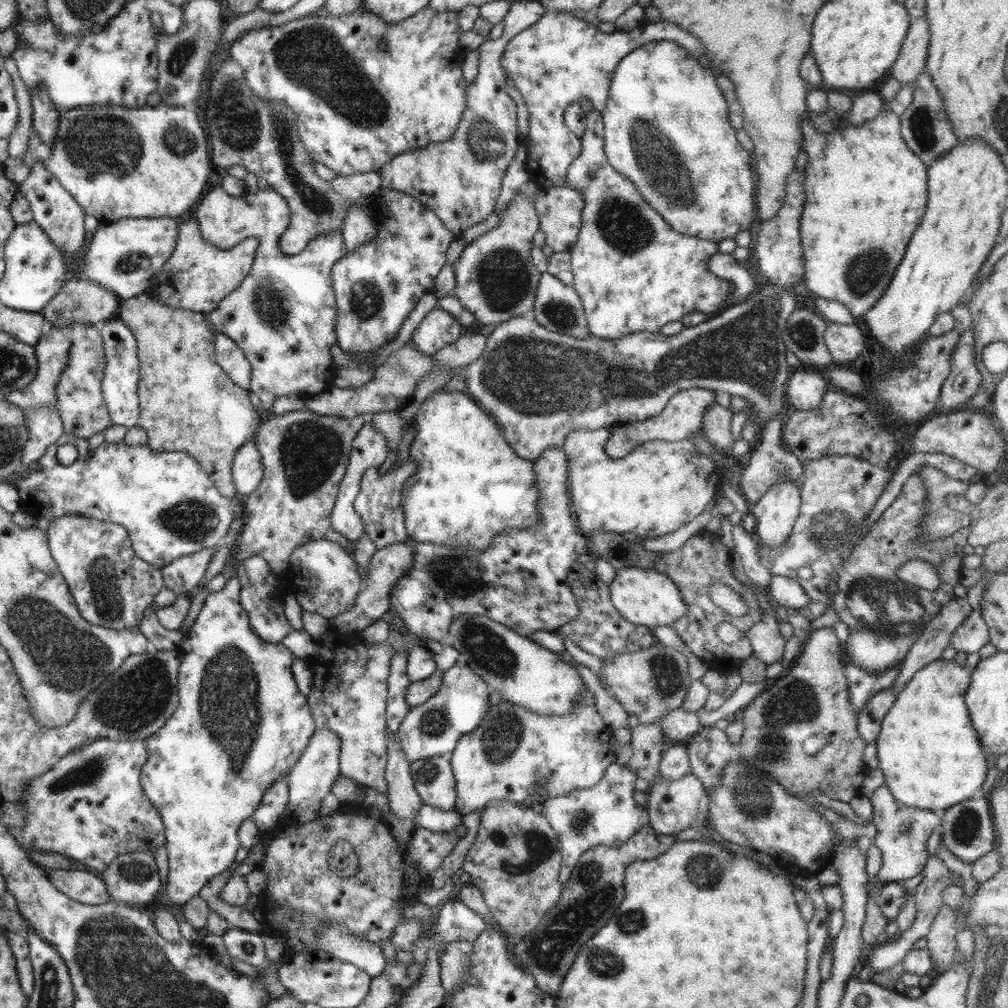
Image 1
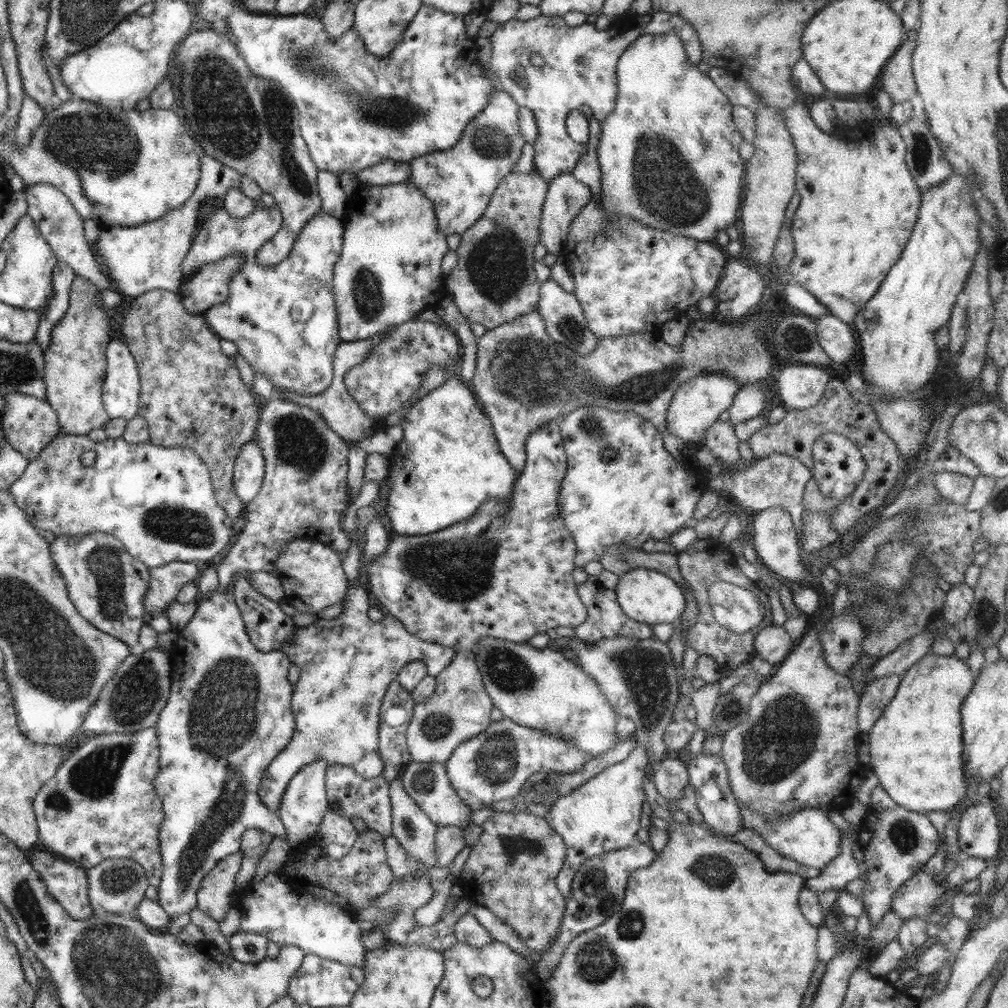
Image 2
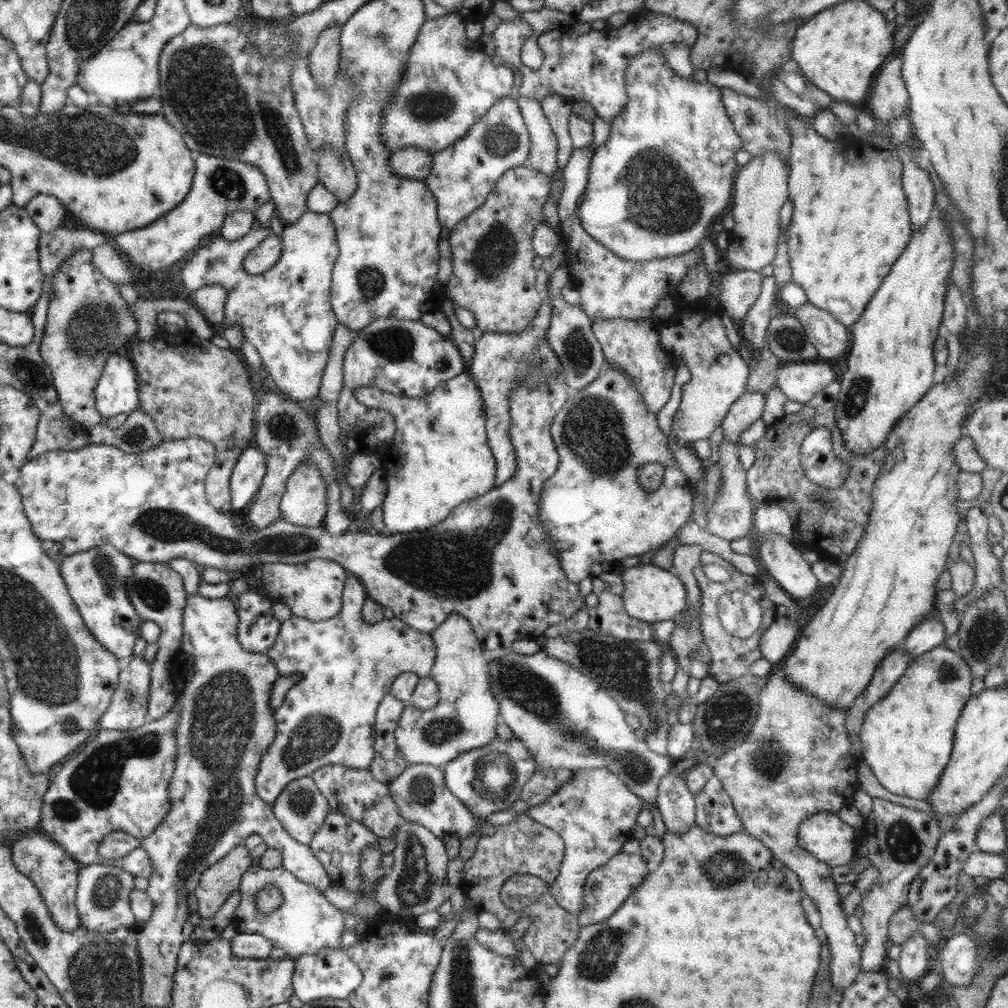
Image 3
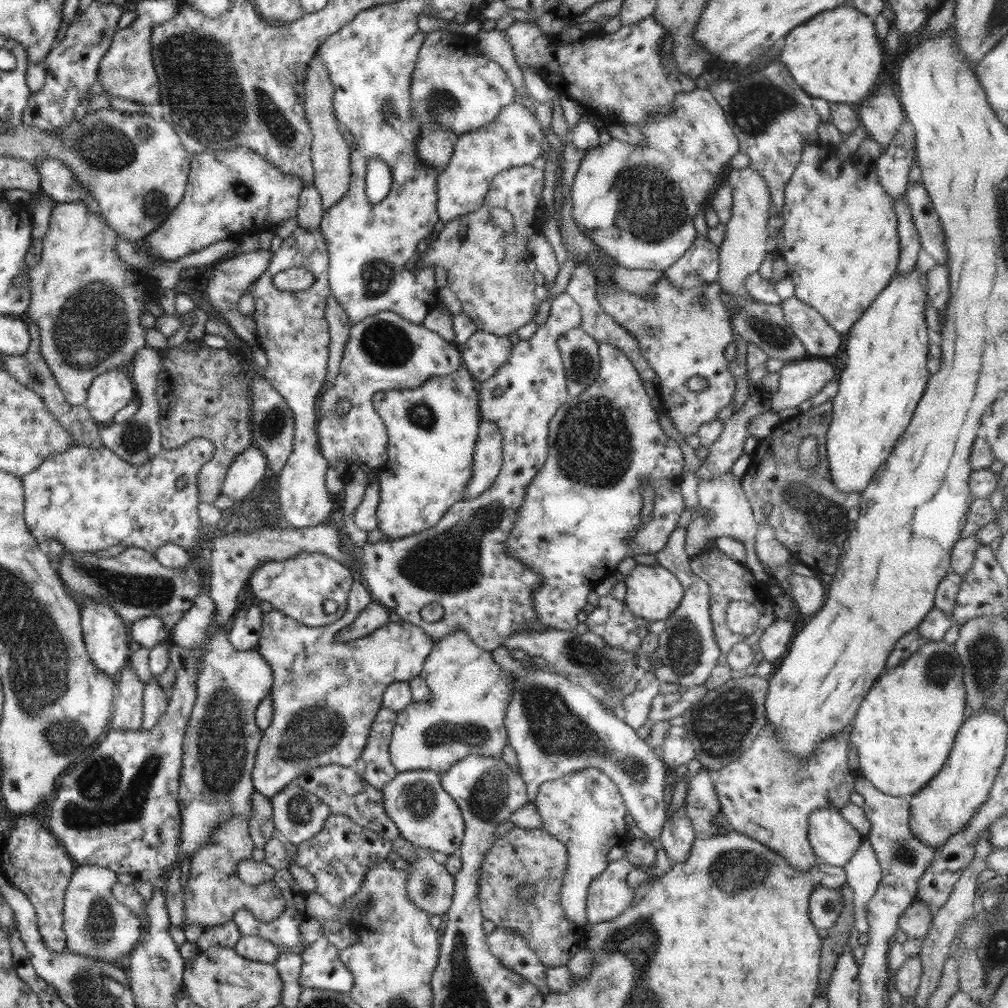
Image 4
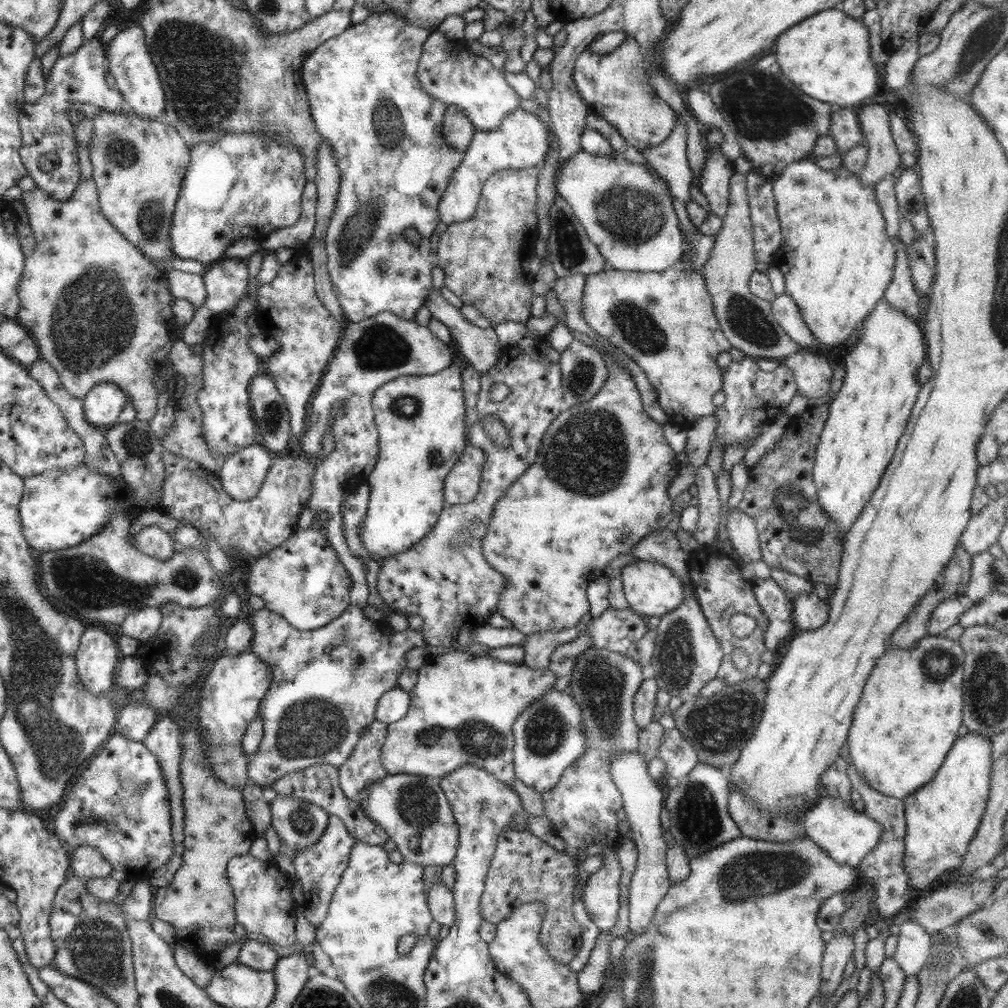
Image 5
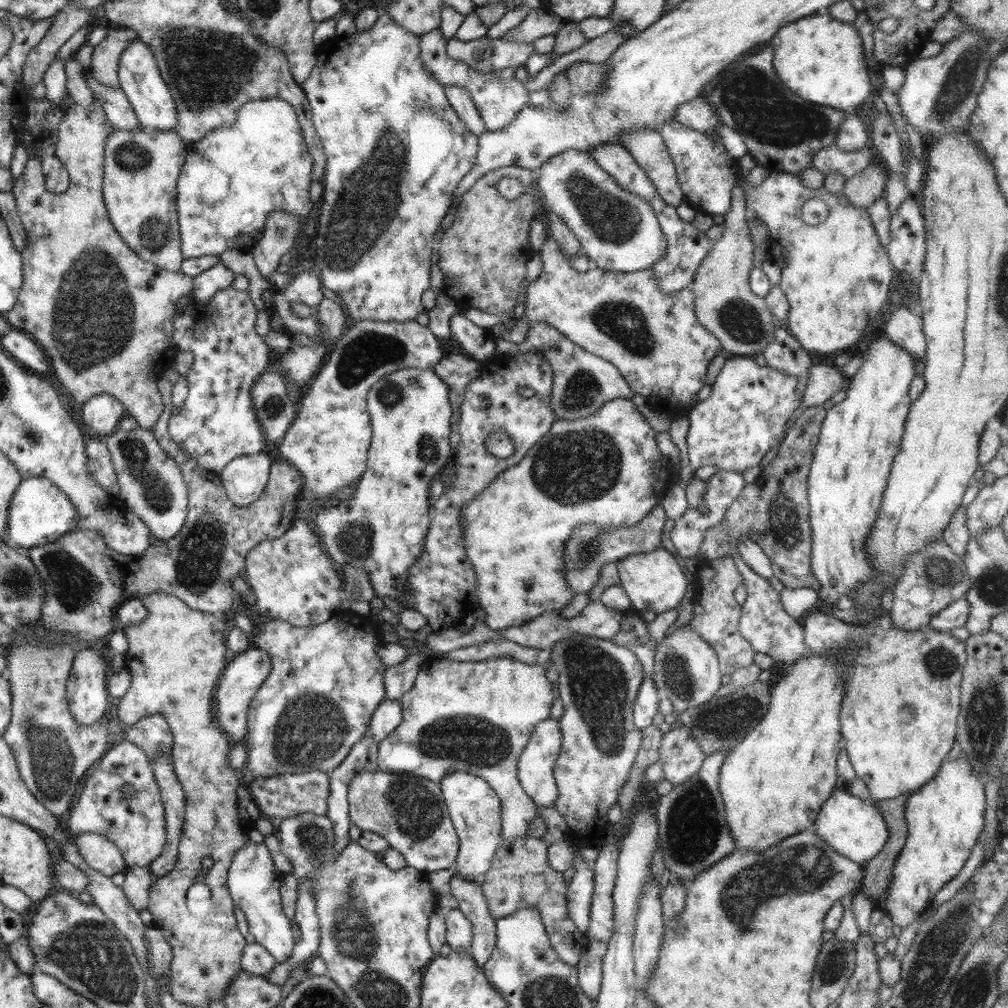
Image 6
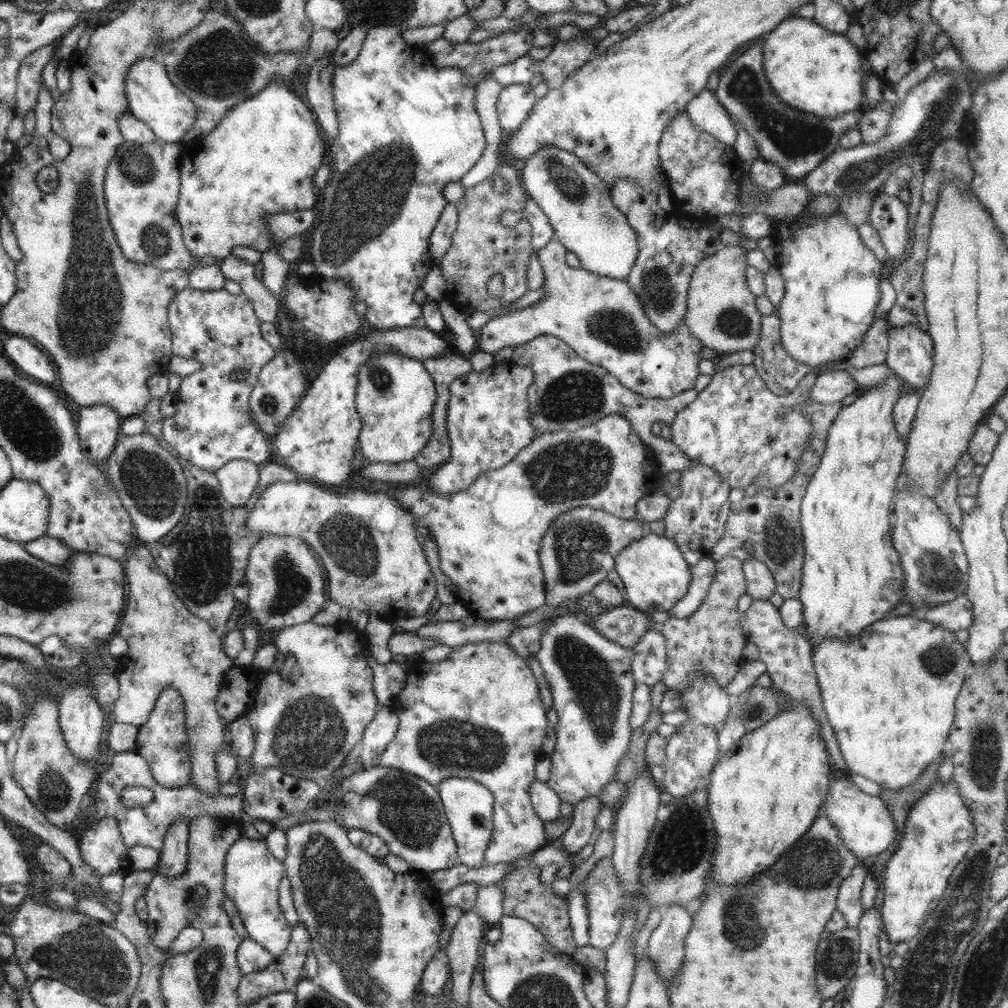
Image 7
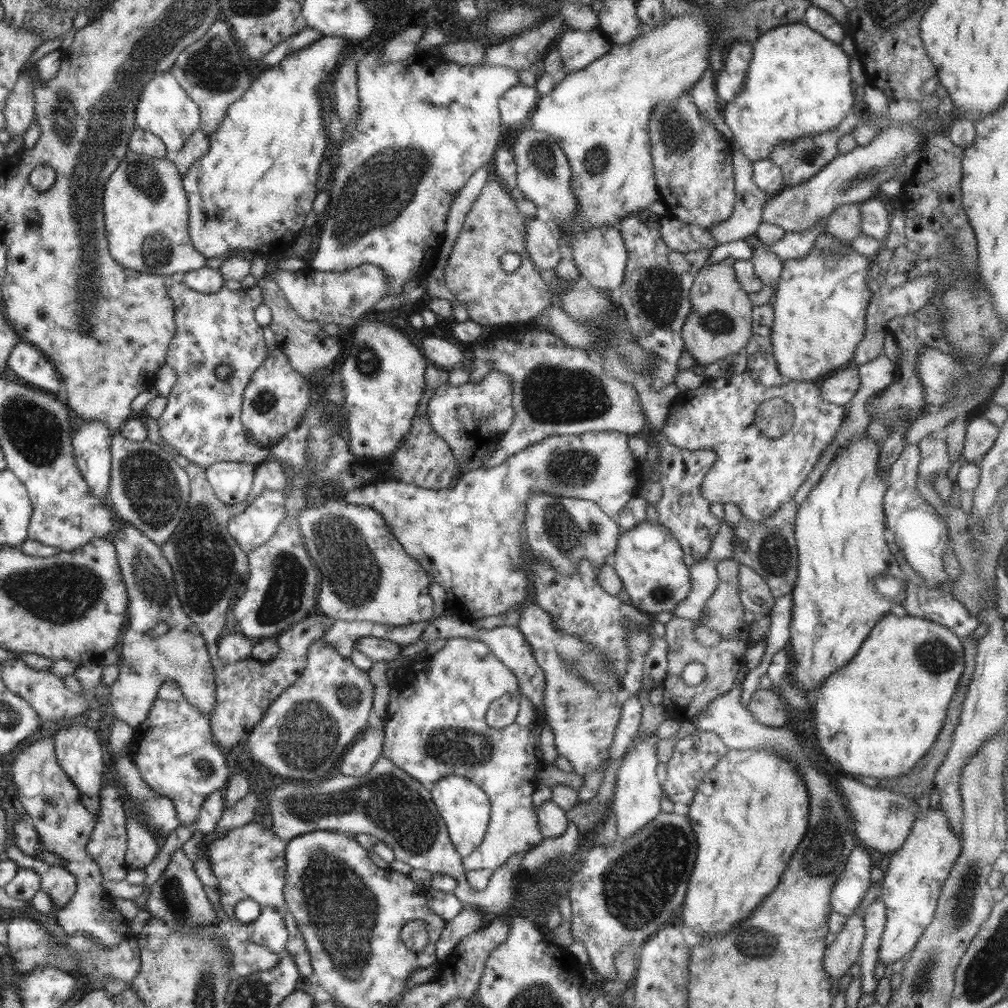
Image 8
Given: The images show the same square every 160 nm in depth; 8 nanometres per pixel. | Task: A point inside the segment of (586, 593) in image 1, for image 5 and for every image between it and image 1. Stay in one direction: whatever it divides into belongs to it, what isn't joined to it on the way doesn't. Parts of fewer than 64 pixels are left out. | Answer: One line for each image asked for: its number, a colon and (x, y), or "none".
2: (605, 619)
3: (609, 618)
4: (612, 620)
5: (619, 631)

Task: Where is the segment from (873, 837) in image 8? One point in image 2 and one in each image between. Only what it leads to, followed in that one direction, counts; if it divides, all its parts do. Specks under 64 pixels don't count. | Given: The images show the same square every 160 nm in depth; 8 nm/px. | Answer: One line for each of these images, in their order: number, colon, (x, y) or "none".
2: (807, 836)
3: (824, 835)
4: (834, 841)
5: (847, 836)
6: (854, 827)
7: (865, 825)

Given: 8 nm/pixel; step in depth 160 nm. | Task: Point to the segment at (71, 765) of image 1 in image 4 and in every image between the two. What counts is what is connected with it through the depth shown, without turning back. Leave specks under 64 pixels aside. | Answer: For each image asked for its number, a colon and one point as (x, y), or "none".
2: (101, 804)
3: (119, 782)
4: (118, 808)

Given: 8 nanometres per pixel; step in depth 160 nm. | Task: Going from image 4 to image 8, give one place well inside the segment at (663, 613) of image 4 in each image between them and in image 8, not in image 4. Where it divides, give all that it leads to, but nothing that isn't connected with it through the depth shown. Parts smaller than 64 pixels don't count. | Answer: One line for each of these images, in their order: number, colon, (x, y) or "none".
5: (651, 590)
6: (654, 581)
7: (655, 574)
8: (648, 560)

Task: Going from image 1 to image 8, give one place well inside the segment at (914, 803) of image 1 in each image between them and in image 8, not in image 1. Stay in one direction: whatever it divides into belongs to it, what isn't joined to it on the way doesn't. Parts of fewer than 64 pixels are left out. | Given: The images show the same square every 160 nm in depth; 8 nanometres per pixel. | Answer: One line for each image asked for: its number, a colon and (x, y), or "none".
2: (916, 748)
3: (907, 737)
4: (904, 730)
5: (910, 710)
6: (898, 722)
7: (889, 693)
8: (878, 715)

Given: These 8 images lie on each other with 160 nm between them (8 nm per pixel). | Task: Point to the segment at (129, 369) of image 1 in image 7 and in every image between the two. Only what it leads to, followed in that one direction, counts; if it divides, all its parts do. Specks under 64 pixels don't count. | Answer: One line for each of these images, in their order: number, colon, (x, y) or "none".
2: (120, 393)
3: (117, 392)
4: (110, 392)
5: (102, 406)
6: (102, 413)
7: (98, 427)

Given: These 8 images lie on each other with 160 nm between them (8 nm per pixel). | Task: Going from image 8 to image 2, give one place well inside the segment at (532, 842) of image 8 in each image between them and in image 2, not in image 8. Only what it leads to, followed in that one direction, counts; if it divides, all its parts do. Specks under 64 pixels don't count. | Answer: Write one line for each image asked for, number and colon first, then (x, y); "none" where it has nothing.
2: (460, 708)
3: (465, 717)
4: (470, 692)
5: (462, 709)
6: (476, 717)
7: (477, 714)

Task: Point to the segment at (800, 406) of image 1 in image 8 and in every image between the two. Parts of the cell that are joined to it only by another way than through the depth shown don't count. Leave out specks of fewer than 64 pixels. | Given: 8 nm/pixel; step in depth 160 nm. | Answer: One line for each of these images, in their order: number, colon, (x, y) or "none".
2: (801, 386)
3: (799, 381)
4: (801, 379)
5: (813, 375)
6: (823, 381)
7: (830, 387)
8: (839, 388)

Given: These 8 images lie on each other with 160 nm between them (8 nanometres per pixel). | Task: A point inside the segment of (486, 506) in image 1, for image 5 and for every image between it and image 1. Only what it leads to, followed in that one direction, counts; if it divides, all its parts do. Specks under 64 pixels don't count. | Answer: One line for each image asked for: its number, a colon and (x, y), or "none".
2: (448, 464)
3: (440, 457)
4: (432, 430)
5: (420, 419)

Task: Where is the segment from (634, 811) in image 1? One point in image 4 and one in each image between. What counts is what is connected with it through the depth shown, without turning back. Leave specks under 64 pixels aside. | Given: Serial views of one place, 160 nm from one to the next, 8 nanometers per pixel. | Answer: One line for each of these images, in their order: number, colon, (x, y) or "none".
2: (602, 814)
3: (593, 811)
4: (585, 810)

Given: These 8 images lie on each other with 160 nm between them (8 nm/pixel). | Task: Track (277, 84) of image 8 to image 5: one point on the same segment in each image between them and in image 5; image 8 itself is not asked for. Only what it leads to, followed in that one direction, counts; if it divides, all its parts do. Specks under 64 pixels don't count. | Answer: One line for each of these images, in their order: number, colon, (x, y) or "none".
5: (243, 185)
6: (233, 178)
7: (262, 157)

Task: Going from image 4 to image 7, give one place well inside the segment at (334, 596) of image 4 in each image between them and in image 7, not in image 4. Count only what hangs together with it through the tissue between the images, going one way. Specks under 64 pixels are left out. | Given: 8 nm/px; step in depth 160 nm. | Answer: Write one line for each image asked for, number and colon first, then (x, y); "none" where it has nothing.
5: (302, 580)
6: (294, 580)
7: (288, 585)

